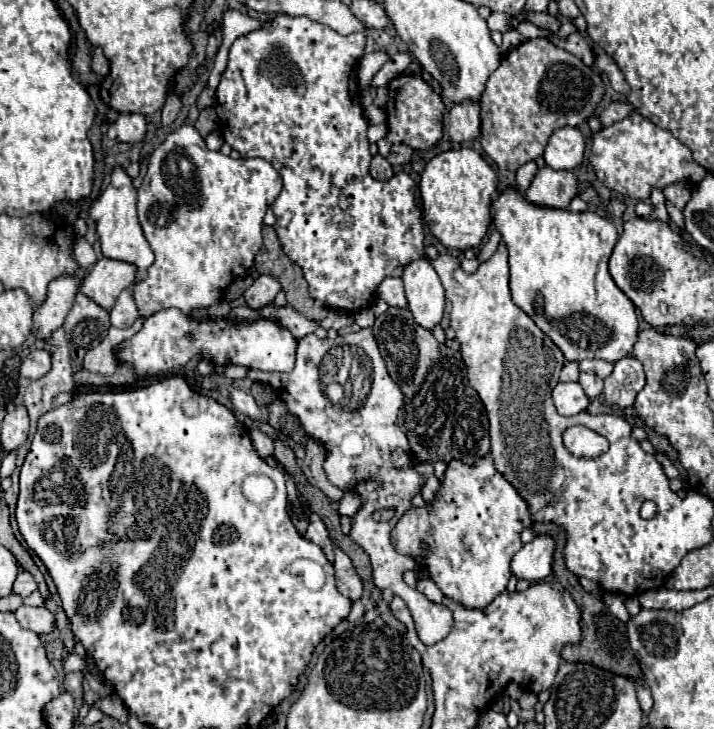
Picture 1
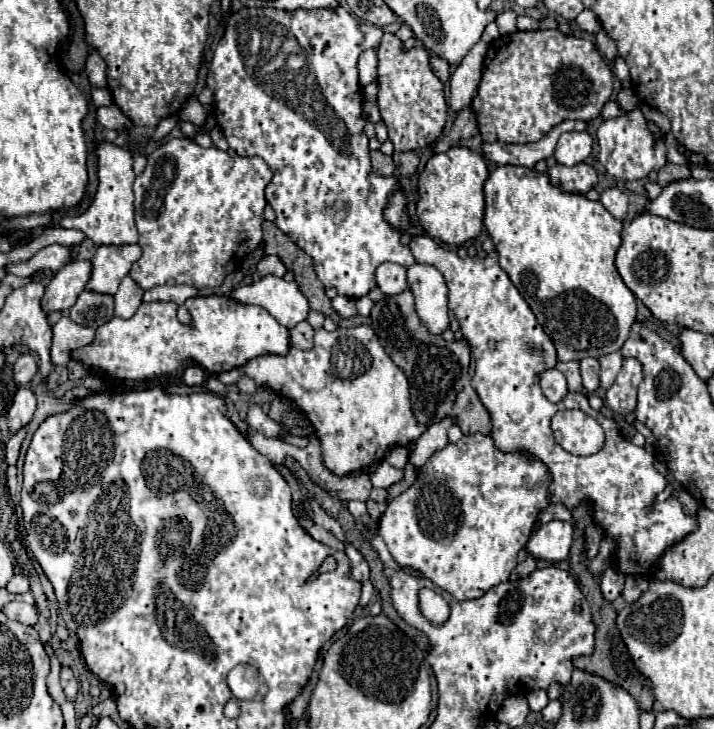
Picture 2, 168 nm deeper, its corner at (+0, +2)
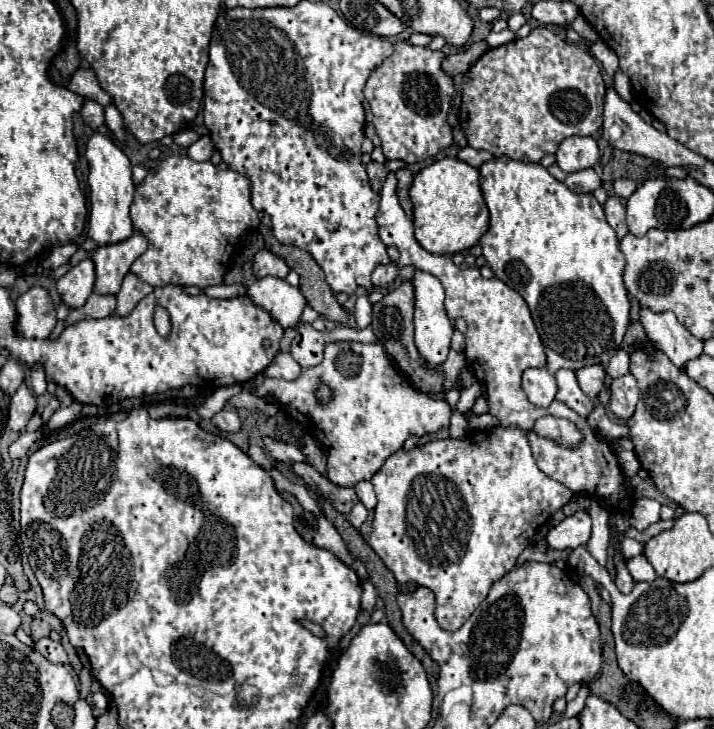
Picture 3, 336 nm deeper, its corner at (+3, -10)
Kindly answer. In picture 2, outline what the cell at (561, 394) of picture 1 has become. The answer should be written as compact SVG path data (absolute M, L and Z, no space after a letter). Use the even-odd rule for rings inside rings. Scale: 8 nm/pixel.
M556 368L550 370L550 372L544 372L544 374L540 376L540 386L542 386L544 396L546 396L550 402L560 402L560 400L568 394L566 378L564 378L562 372L558 372Z

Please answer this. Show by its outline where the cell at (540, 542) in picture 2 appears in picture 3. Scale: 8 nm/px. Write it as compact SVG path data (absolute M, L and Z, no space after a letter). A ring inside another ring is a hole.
M575 512L567 516L563 522L553 526L547 534L547 544L555 550L577 548L579 544L587 544L591 536L591 518L587 512Z

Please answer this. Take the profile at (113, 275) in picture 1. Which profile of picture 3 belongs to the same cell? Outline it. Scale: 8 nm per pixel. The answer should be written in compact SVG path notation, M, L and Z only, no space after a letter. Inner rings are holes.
M133 230L133 234L127 240L99 246L91 256L95 262L95 272L97 272L95 292L117 294L131 264L145 250L147 250L147 240L139 230Z

